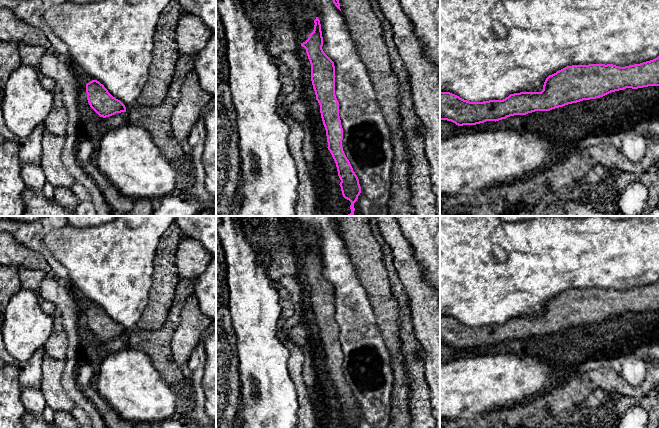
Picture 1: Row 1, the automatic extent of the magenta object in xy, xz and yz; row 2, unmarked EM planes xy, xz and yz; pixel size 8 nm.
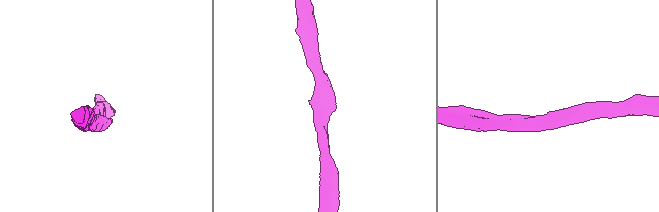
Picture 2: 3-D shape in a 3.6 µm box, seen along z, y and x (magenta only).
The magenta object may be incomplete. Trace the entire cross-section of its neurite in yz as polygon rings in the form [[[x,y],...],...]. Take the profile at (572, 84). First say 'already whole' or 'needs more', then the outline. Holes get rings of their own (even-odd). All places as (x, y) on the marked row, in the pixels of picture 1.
already whole; [[[659,56],[650,61],[625,67],[613,64],[572,65],[549,75],[541,92],[514,93],[503,100],[470,102],[450,92],[440,91],[440,120],[451,121],[458,126],[476,125],[486,121],[496,122],[514,115],[550,111],[583,100],[600,98],[626,88],[638,89],[648,86],[659,86]]]

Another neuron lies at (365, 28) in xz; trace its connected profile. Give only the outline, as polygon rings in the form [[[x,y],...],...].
[[[339,0],[339,3],[391,133],[393,167],[388,216],[413,216],[409,181],[410,164],[399,112],[400,86],[392,70],[381,22],[373,11],[371,0]]]

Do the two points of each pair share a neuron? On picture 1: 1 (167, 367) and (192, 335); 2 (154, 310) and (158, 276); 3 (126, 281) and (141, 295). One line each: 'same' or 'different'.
1: different
2: same
3: same

